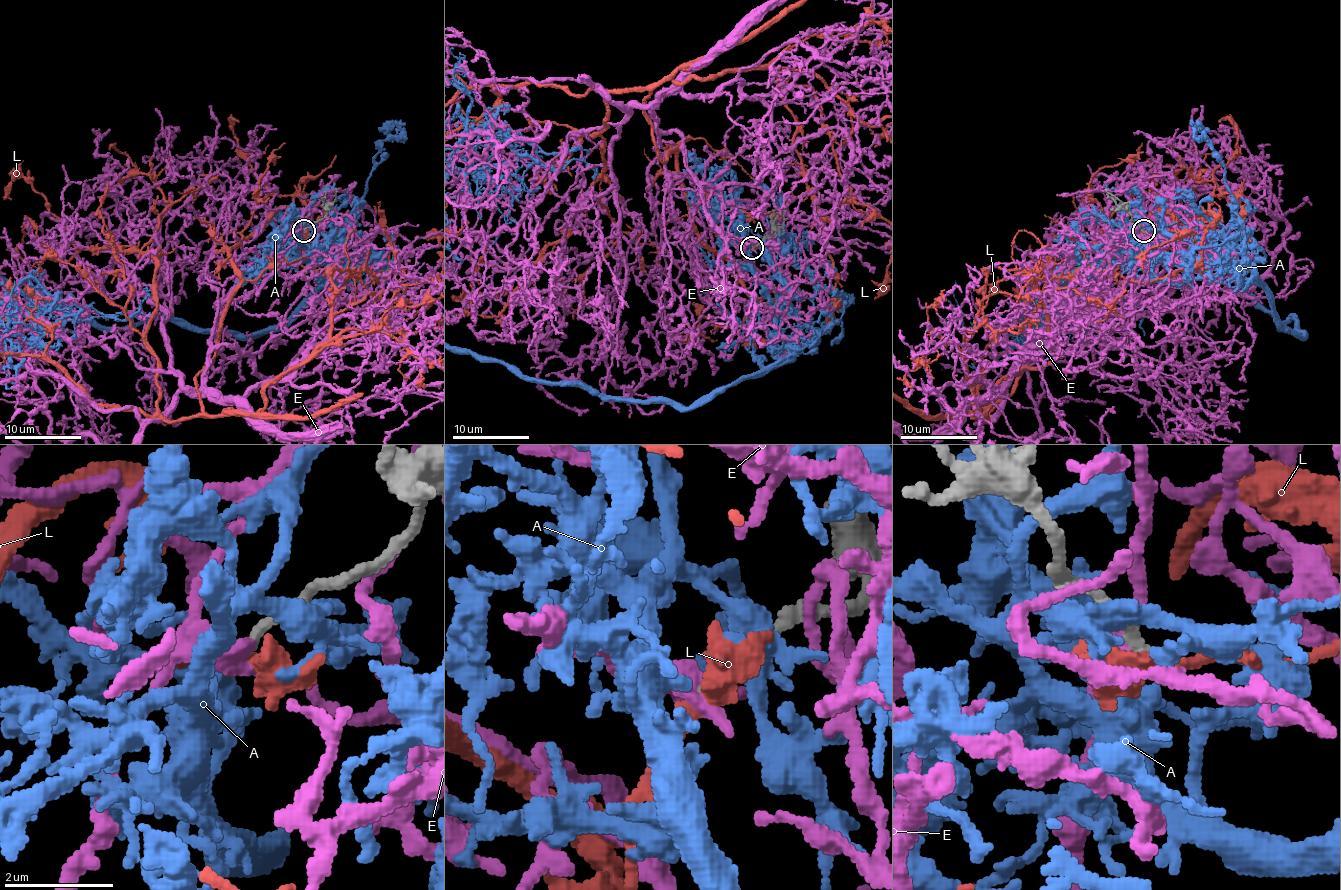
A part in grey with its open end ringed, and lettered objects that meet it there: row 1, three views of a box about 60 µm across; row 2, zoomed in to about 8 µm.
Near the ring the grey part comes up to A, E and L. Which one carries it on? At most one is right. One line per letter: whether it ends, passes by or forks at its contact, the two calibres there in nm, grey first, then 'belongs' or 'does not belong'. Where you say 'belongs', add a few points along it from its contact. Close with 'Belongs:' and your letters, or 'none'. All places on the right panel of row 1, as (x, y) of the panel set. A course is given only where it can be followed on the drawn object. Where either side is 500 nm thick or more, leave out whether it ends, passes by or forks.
A: it forks; calibres 190 and 360 nm; does not belong
E: it passes by; calibres 200 and 300 nm; does not belong
L: it passes by; calibres 190 and 280 nm; belongs; course (1142, 230), (1175, 221), (1035, 273), (1056, 355), (924, 414)
Belongs: L

